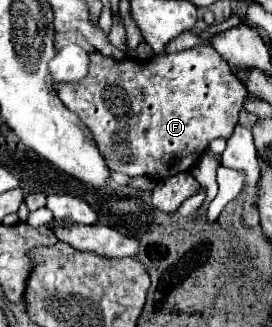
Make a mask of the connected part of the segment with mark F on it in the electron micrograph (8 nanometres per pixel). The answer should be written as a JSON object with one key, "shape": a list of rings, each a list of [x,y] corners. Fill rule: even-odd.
{"shape":[[[205,44],[169,56],[153,56],[143,62],[131,58],[115,62],[113,58],[107,58],[95,50],[91,52],[87,78],[83,78],[83,82],[65,82],[55,90],[59,100],[71,112],[75,112],[91,130],[97,148],[111,170],[129,176],[143,174],[153,180],[163,180],[179,172],[189,172],[211,140],[227,140],[233,134],[239,110],[243,106],[243,98],[247,96],[247,90],[231,74],[227,62],[223,62],[223,58],[213,46]]]}

